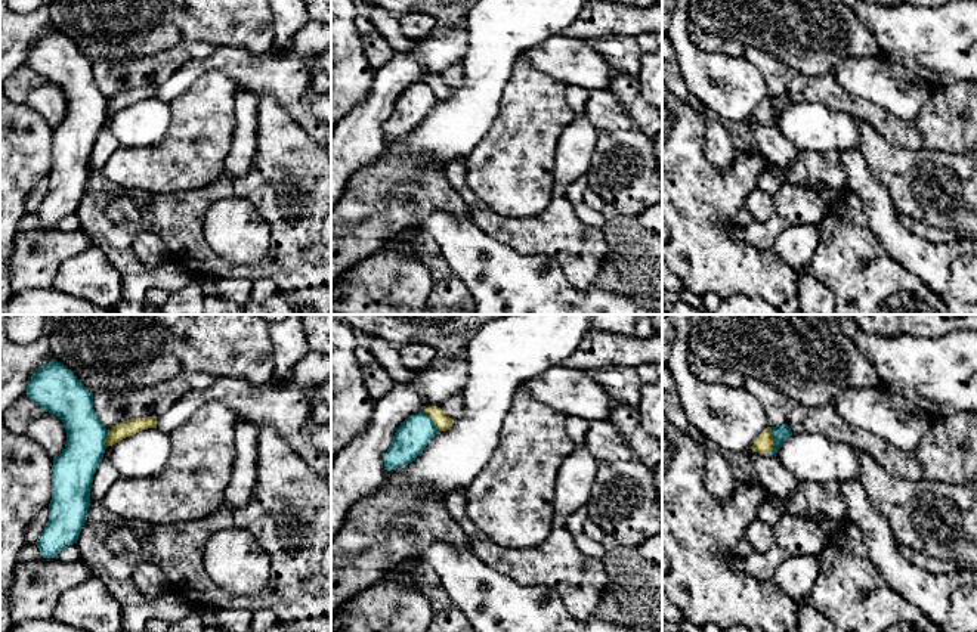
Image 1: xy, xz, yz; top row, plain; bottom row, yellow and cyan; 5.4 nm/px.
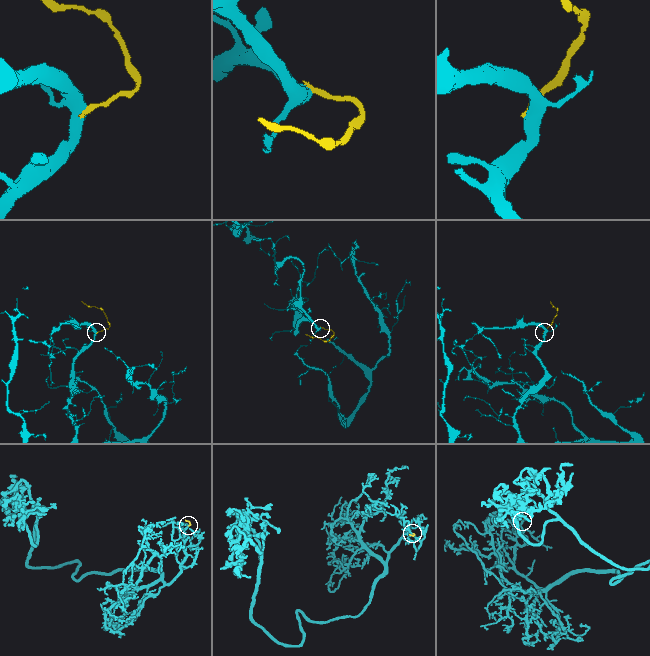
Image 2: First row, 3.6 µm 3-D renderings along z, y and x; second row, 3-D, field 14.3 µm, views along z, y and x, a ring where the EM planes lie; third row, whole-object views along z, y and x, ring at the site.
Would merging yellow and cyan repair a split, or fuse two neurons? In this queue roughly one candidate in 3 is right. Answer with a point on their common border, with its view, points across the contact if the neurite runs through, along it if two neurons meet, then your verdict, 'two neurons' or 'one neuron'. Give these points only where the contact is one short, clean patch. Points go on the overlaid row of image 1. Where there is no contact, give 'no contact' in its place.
yz (772, 440) | along yz (769, 427), (772, 452) | two neurons

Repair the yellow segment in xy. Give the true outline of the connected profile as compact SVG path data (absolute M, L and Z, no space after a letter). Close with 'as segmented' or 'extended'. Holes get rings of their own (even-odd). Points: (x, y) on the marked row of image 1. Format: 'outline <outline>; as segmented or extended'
outline M157 416L127 419L108 430L106 446L112 446L142 430L157 428Z; as segmented

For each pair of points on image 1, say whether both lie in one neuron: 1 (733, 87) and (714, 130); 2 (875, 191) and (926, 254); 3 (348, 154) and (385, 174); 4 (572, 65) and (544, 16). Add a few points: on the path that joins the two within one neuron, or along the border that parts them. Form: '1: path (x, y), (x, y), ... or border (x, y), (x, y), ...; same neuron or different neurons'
1: border (690, 93), (707, 110); different neurons
2: path (880, 208), (883, 220), (908, 245); same neuron
3: border (386, 146), (351, 177), (346, 188); different neurons
4: border (560, 31), (523, 50); different neurons

